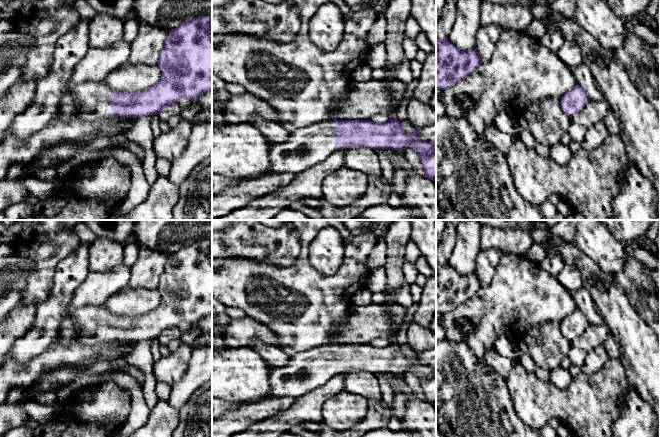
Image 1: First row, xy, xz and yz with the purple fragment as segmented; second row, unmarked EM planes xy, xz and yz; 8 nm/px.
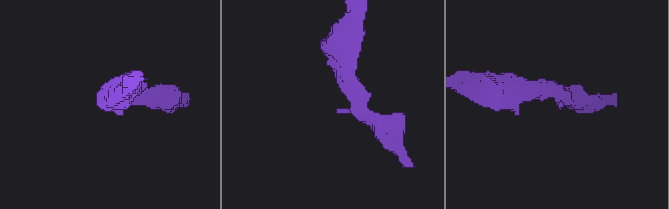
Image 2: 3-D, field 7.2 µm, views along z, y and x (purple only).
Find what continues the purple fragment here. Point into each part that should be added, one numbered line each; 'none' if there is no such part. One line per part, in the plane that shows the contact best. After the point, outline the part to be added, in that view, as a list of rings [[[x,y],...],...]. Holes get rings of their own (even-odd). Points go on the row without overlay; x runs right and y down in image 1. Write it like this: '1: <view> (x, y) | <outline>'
1: xz (305, 371) | [[[327,344],[313,347],[307,351],[294,352],[290,355],[285,366],[270,369],[269,391],[260,401],[279,397],[300,398],[325,385],[335,375],[335,344]]]

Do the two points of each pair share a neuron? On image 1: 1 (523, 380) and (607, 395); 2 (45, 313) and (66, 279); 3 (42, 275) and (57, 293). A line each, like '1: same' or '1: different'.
1: same
2: same
3: different

